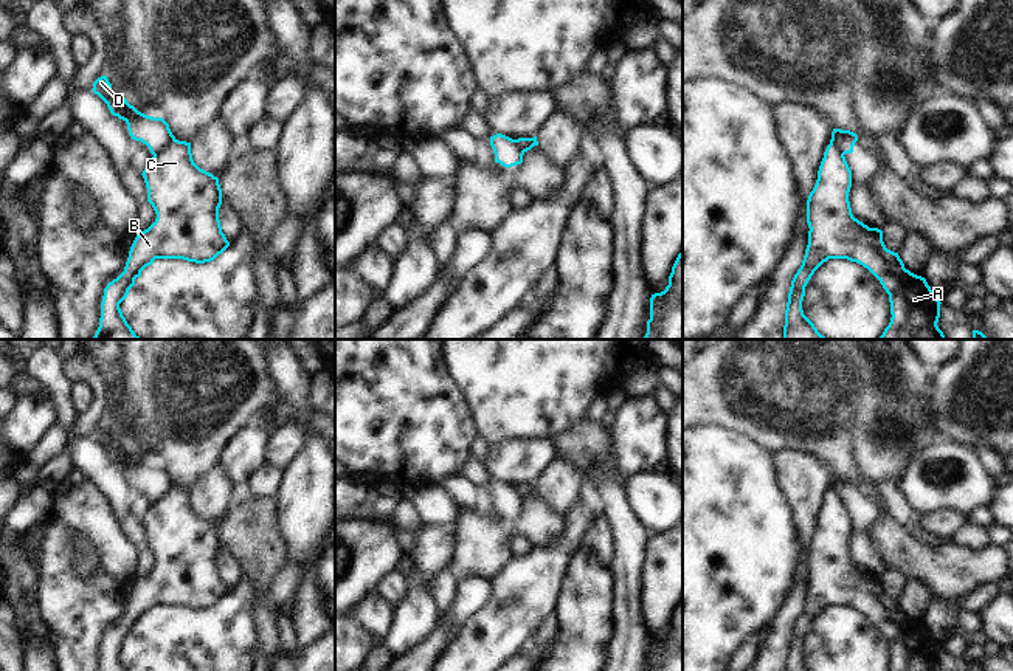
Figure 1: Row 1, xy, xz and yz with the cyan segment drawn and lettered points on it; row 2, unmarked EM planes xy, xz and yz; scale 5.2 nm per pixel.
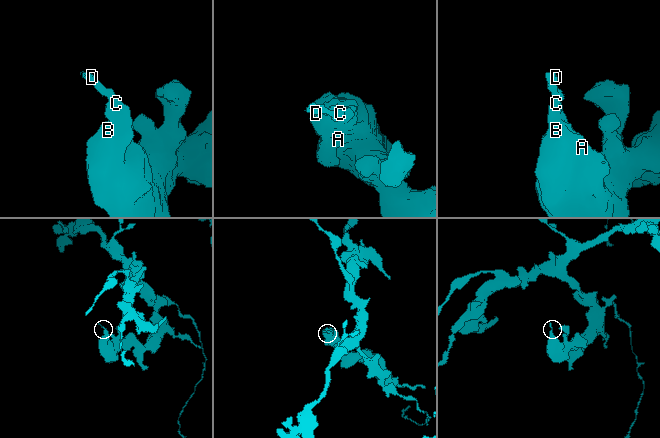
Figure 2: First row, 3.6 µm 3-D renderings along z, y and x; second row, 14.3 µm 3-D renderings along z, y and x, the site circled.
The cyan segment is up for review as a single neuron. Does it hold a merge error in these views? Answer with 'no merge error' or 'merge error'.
merge error

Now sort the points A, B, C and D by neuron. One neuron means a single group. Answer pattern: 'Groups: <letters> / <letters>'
Groups: A B C / D.

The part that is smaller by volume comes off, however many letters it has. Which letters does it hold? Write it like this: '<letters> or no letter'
D

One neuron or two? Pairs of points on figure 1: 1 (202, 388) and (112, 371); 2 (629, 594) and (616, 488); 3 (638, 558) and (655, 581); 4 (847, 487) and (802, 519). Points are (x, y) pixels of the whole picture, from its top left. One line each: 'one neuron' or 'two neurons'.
1: two neurons
2: one neuron
3: two neurons
4: two neurons

